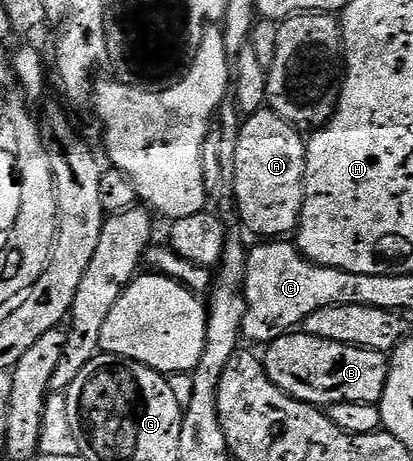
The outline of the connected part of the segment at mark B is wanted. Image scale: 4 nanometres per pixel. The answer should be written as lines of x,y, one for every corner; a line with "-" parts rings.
305,332
282,334
270,342
266,350
267,355
262,355
261,361
271,383
281,388
290,398
320,408
344,404
378,404
383,398
391,371
388,355
382,350
337,344
333,340
321,340

